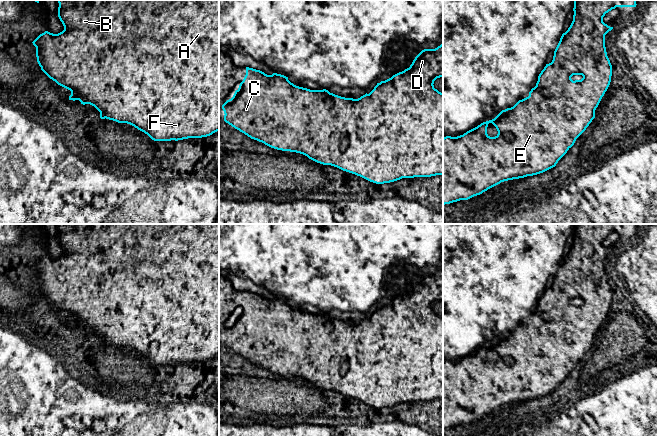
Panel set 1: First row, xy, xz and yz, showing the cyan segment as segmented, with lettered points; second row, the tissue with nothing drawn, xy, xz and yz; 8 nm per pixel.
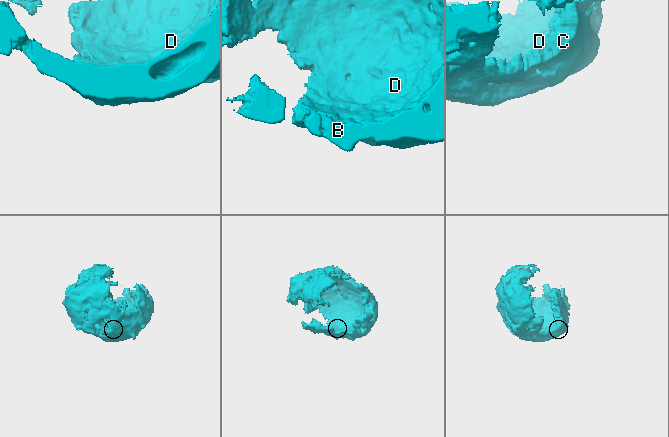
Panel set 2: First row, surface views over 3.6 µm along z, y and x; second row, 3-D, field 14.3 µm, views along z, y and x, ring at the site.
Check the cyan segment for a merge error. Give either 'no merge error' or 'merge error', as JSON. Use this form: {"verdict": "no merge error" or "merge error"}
{"verdict": "no merge error"}

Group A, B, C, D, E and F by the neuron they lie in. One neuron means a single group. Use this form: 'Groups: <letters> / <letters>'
Groups: A B C D E F

